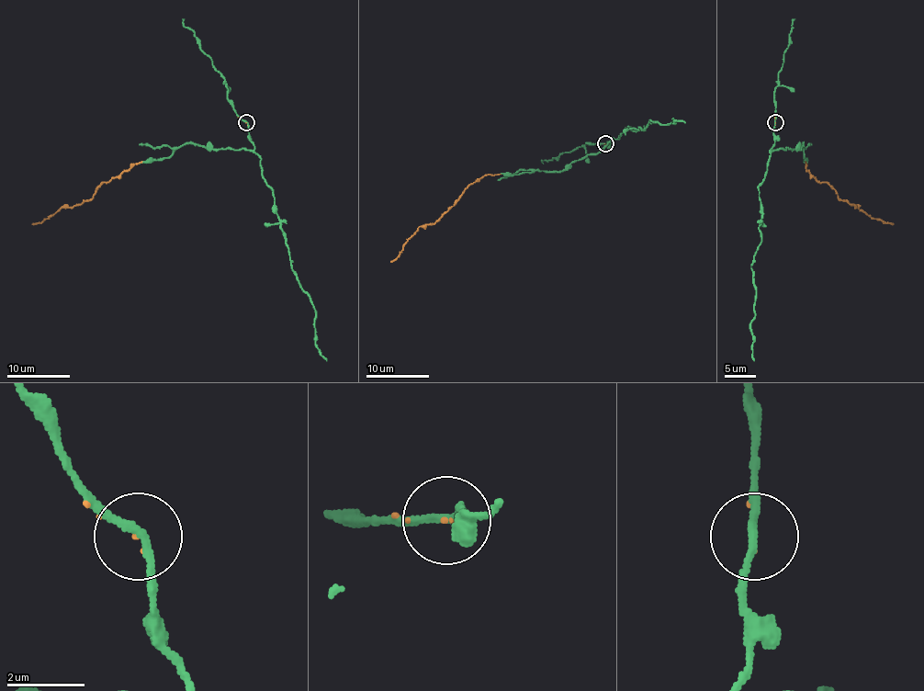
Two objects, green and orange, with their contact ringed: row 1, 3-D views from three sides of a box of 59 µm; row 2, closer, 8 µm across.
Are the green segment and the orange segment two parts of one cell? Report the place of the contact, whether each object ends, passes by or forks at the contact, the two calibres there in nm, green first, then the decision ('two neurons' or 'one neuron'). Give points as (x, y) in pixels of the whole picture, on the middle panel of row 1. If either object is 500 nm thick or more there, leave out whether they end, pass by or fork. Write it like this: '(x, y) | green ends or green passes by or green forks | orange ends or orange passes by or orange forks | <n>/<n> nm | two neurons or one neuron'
(605, 143) | green passes by | orange ends | 200/60 nm | one neuron

